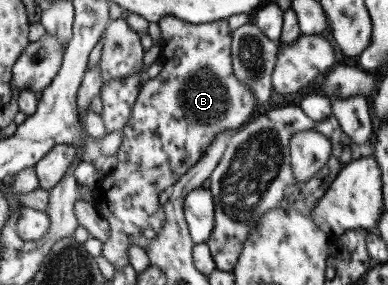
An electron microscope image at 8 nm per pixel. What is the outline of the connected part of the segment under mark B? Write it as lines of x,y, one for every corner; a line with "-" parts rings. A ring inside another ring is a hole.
164,17
160,18
157,25
160,30
159,43
161,45
161,52
159,61
162,69
157,77
146,80
146,82
139,87
136,101
134,105
132,105
129,121
126,122
126,125
122,128
123,134
117,151
118,164
116,164
115,169
112,169
106,175
103,174
102,178
93,187
94,198
92,198
91,202
94,205
94,210
96,210
100,216
103,216
104,220
108,221
108,229
110,229
108,230
108,240
101,244
101,255
113,265
113,268
122,268
129,264
127,248
130,244
134,243
142,249
147,248
149,240
154,239
154,235
158,235
158,231
162,229
165,214
163,205
158,203
158,194
162,191
168,192
168,188
172,187
173,183
182,177
183,174
204,155
204,151
208,149
208,145
210,145
210,142
213,142
218,133
228,130
235,131
245,126
246,123
248,123
248,118
250,119
250,116
252,116
254,105
256,105
252,92
248,90
248,87
242,86
240,80
234,76
231,61
231,31
226,23
226,19
195,25
181,21
176,17

